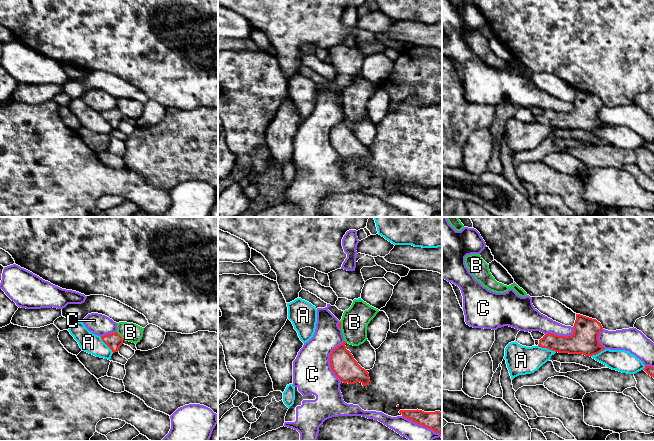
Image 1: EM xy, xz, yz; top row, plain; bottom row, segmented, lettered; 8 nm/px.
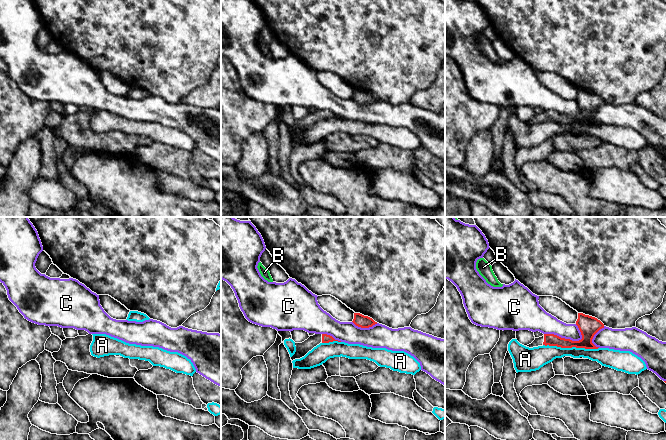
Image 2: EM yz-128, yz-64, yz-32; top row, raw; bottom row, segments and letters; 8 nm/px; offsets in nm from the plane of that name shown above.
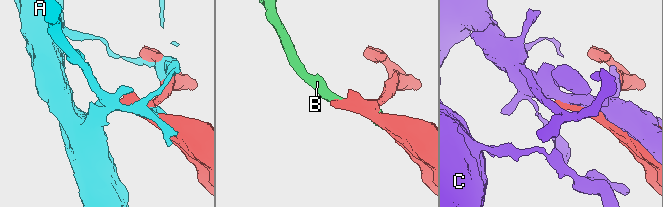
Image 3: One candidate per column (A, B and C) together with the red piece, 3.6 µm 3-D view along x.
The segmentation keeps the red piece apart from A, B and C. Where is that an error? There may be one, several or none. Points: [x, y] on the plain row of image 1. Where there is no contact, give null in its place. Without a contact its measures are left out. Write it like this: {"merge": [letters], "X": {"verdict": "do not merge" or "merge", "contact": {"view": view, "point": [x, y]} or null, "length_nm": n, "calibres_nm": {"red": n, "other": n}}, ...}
{"merge": [], "A": {"verdict": "do not merge", "contact": {"view": "yz", "point": [547, 124]}, "length_nm": 160, "calibres_nm": {"red": 170, "other": 240}}, "B": {"verdict": "do not merge", "contact": {"view": "xy", "point": [119, 111]}, "length_nm": 90, "calibres_nm": {"red": 120, "other": 150}}, "C": {"verdict": "do not merge", "contact": {"view": "xz", "point": [329, 136]}, "length_nm": 340, "calibres_nm": {"red": 200, "other": 320}}}

